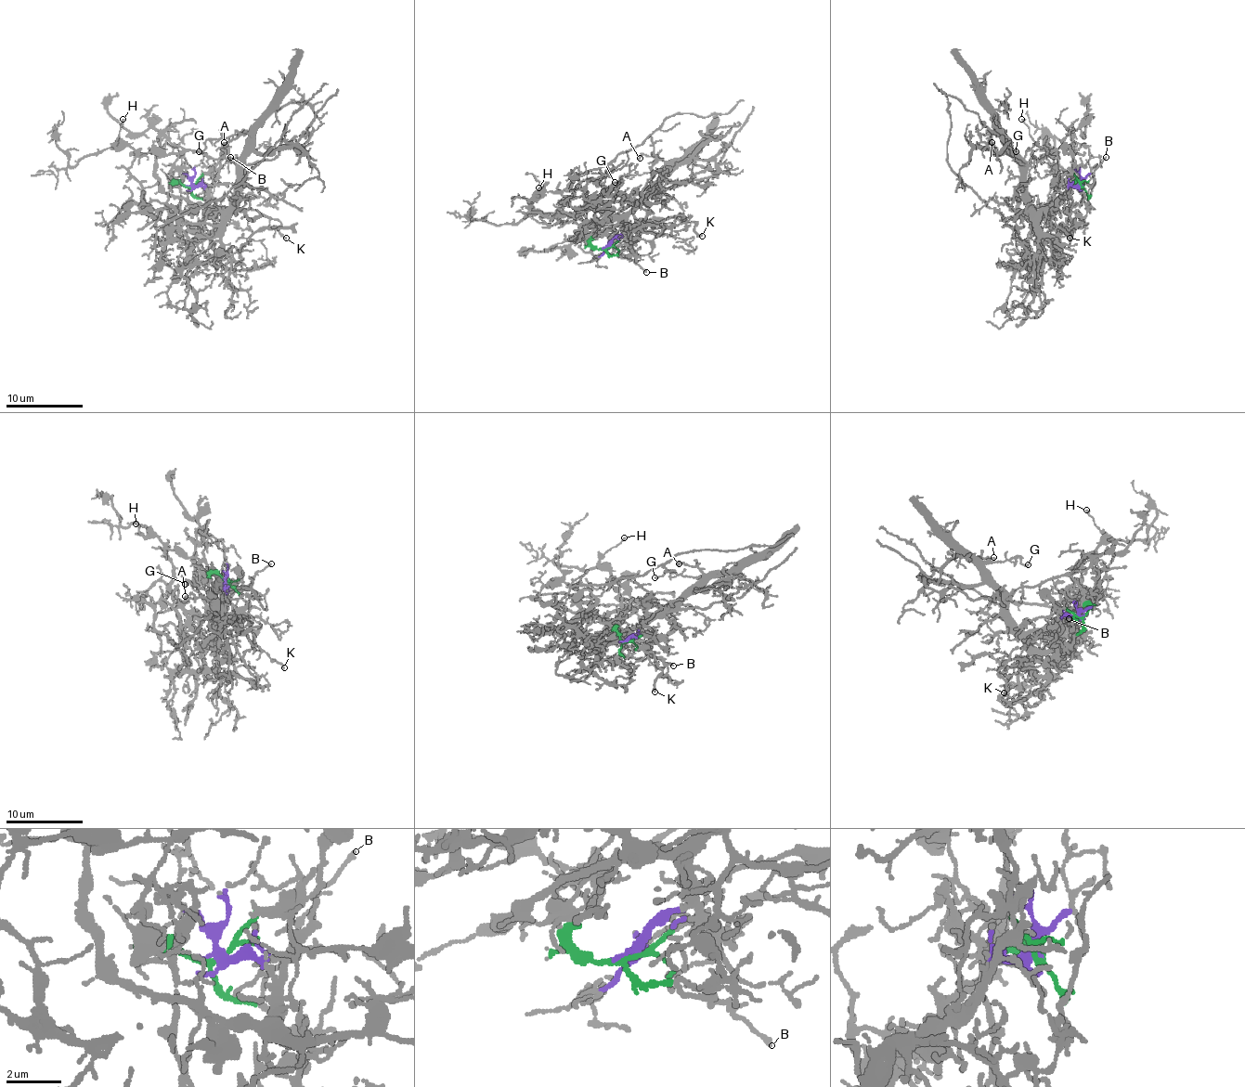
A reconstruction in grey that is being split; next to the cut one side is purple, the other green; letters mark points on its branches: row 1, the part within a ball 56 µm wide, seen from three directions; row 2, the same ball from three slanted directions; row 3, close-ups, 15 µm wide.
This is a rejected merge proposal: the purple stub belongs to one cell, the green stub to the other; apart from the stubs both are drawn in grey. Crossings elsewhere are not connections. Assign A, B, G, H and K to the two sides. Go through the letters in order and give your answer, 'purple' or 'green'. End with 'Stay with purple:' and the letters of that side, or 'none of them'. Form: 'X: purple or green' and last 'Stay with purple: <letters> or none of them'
A: purple
B: green
G: purple
H: green
K: purple
Stay with purple: A, G, K

